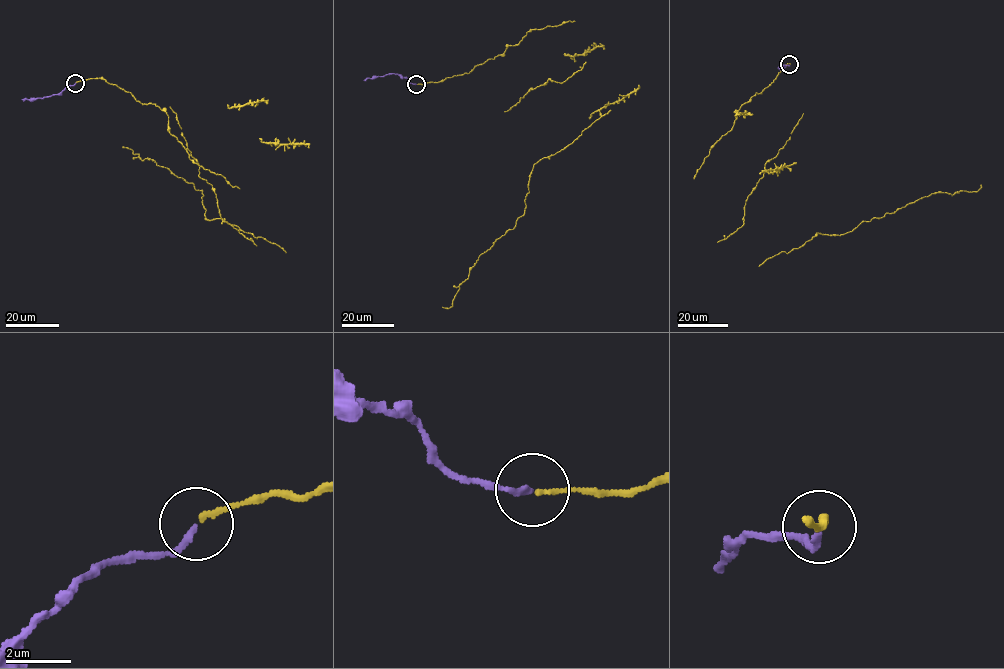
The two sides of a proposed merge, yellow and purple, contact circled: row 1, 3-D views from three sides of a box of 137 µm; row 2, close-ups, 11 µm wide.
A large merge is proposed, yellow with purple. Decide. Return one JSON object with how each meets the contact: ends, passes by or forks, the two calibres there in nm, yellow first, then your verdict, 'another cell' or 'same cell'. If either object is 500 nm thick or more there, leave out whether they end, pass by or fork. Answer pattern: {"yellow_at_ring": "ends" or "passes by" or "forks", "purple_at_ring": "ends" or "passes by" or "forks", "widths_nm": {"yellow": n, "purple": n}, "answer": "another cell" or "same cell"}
{"yellow_at_ring": "ends", "purple_at_ring": "ends", "widths_nm": {"yellow": 150, "purple": 180}, "answer": "same cell"}

